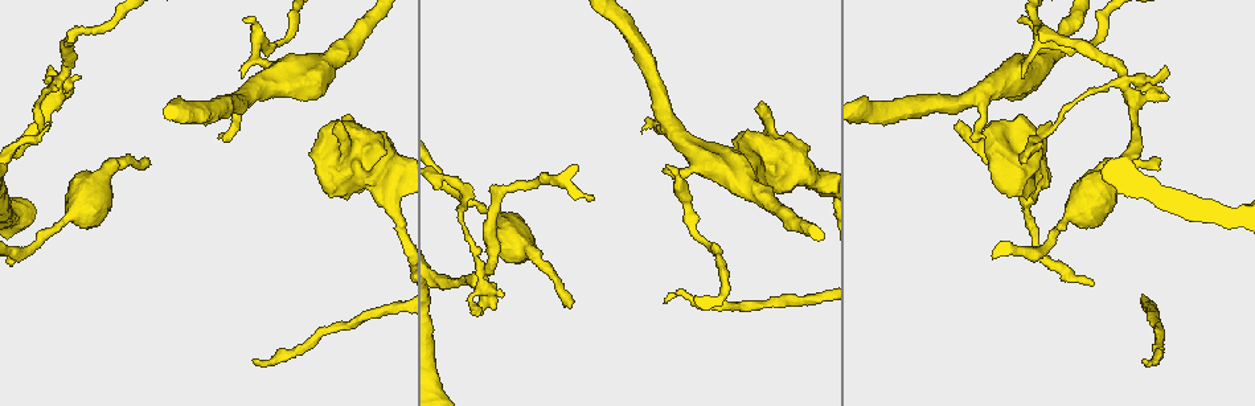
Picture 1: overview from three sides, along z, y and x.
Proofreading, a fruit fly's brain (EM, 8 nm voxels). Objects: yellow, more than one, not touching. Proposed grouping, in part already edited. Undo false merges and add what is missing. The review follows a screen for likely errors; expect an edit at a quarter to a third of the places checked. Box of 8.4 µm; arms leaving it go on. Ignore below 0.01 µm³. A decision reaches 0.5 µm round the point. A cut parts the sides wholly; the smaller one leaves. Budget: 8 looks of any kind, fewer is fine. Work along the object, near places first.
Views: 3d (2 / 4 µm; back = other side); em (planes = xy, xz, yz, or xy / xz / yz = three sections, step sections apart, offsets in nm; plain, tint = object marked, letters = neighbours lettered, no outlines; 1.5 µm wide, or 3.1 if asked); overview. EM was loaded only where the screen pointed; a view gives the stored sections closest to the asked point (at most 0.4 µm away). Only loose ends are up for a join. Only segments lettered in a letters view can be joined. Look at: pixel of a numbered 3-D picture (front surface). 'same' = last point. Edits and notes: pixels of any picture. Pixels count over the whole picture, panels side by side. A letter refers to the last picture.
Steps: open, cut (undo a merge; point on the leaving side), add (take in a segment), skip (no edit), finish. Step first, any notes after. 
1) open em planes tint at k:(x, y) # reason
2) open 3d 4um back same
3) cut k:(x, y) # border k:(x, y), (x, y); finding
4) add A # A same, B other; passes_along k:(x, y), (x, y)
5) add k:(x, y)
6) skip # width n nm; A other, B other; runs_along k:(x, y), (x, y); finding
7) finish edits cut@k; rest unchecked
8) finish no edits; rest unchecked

open em planes letters at 1:(1066, 224) # thick turns thin

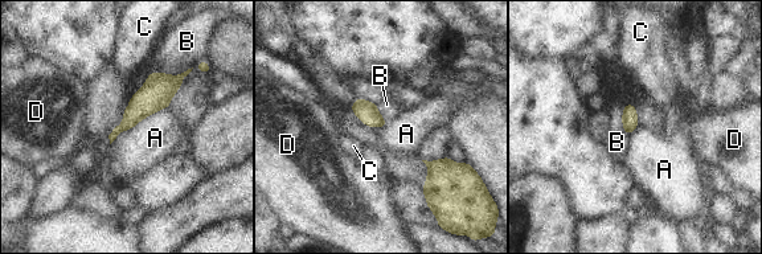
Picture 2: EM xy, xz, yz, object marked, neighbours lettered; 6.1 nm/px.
skip # A other, B other, C other, D other; runs_along 2:(179, 78), (163, 86), (114, 134); one cell here

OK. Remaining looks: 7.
open em planes tint at 1:(57, 85) # three-way junction

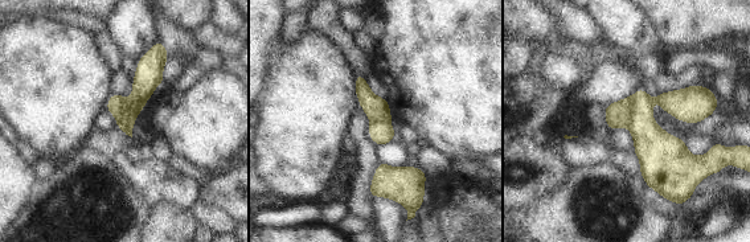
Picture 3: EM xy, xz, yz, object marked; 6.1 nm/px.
open em planes letters same # see the neighbours

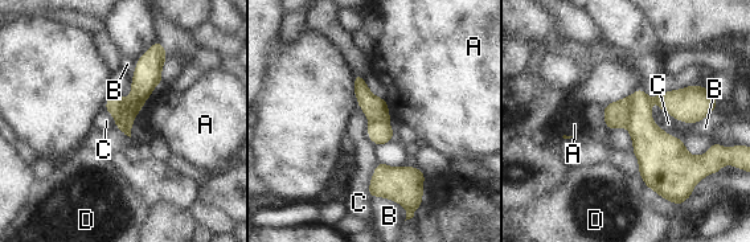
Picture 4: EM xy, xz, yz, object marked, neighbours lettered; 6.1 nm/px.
cut 4:(617, 114) # A other, B other, C other, D other; border 4:(632, 94), (631, 115), (624, 126); a second cell is stuck on

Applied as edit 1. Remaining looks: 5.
open 3d 4um at 1:(759, 107) # free end

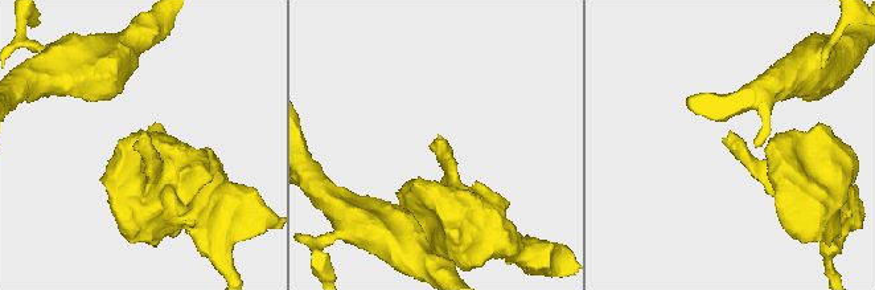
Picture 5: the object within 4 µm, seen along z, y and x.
open em yz step 4 letters at 5:(438, 141) # need the tissue

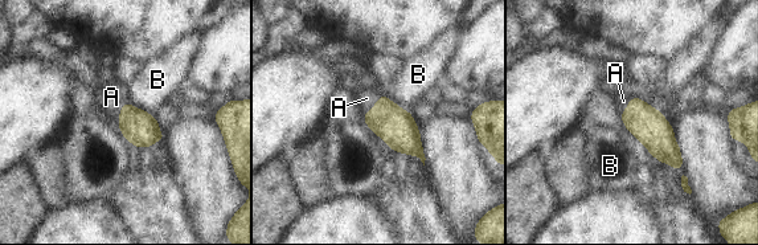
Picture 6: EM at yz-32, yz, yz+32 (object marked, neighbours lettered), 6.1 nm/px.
open em planes letters same # another direction

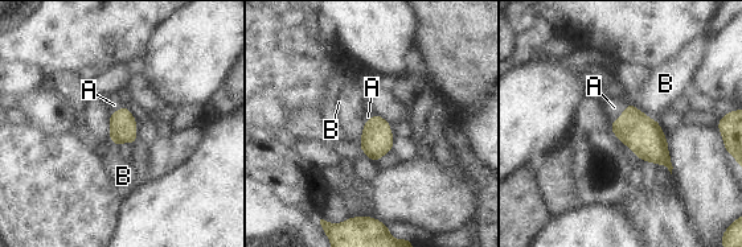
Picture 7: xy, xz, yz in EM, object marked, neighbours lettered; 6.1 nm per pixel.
add A # A same, B other; passes_along 7:(643, 135), (620, 115), (614, 107); it goes on there

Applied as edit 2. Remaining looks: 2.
finish edits cut@4, add@7; rest unchecked

